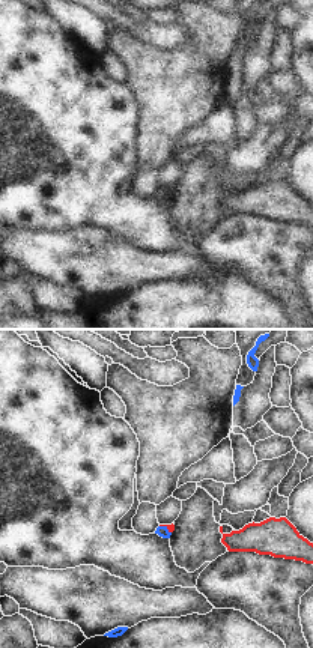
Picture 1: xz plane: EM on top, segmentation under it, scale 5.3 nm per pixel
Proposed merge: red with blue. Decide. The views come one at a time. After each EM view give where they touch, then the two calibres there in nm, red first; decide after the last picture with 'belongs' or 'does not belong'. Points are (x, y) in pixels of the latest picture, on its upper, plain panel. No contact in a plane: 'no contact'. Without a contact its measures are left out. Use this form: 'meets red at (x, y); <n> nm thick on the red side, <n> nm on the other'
meets red at (167, 191); 40 nm thick on the red side, 60 nm on the other

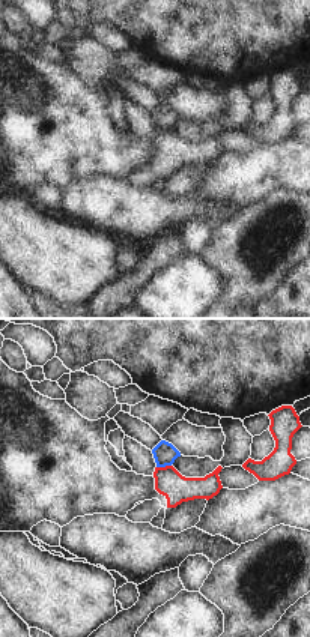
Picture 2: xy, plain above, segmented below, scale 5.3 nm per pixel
meets red at (163, 131); 150 nm thick on the red side, 120 nm on the other

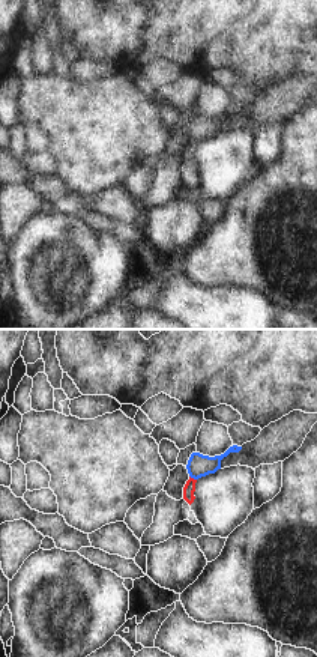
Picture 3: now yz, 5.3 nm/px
meets red at (193, 142); 60 nm thick on the red side, 120 nm on the other

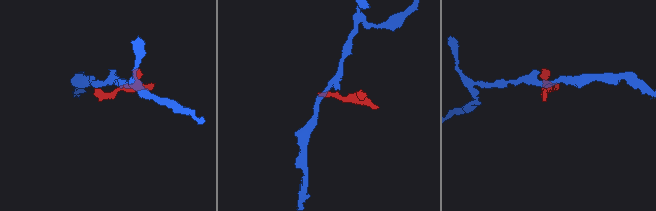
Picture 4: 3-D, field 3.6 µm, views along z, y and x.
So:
does not belong

